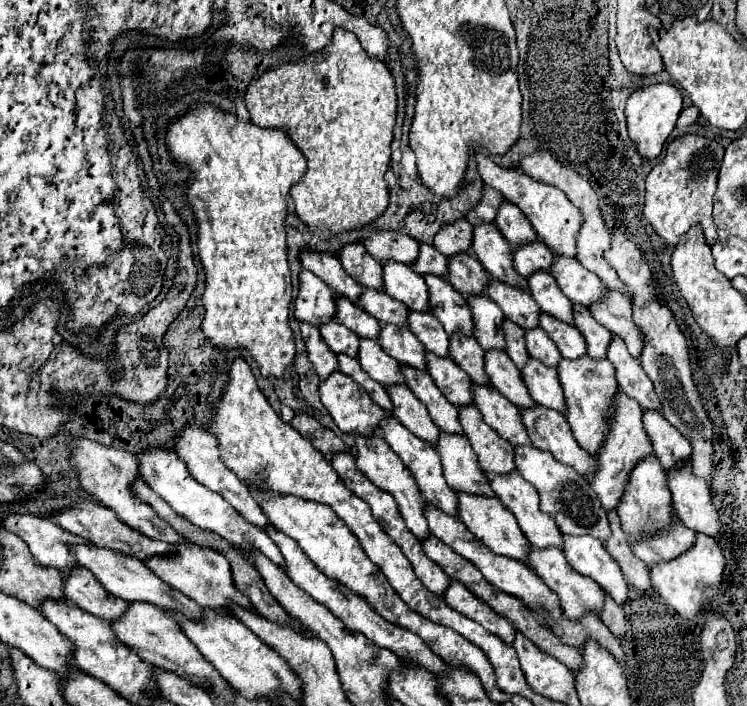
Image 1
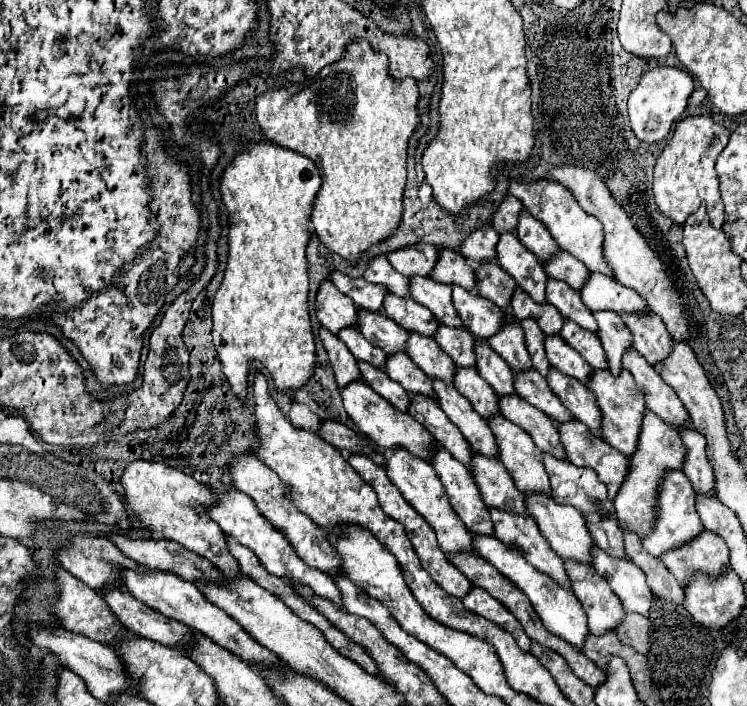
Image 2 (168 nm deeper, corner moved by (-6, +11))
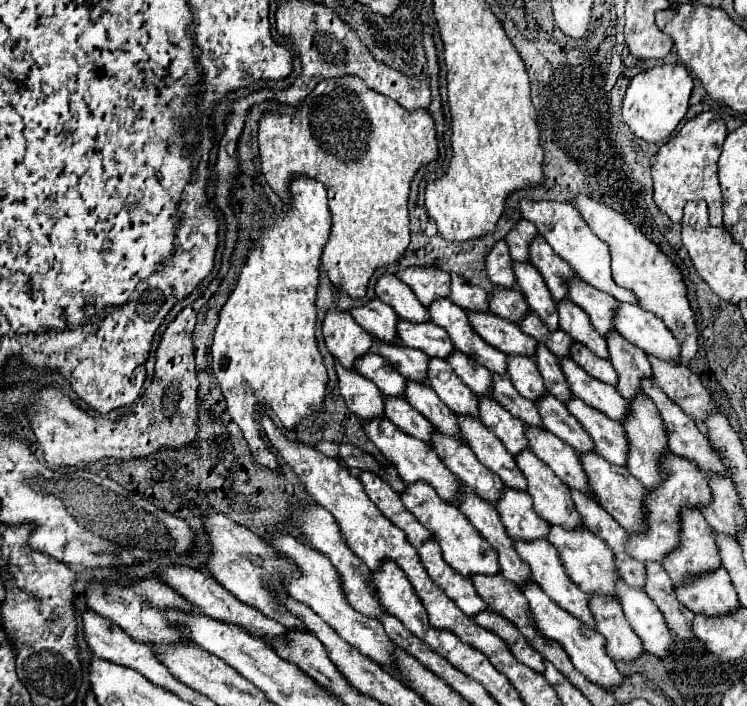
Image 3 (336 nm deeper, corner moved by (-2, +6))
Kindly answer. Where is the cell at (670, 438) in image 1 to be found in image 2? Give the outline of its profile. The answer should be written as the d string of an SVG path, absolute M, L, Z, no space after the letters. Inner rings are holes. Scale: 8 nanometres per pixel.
M681 429L679 433L687 447L683 473L689 477L697 495L715 497L715 477L705 455L705 437L693 429Z

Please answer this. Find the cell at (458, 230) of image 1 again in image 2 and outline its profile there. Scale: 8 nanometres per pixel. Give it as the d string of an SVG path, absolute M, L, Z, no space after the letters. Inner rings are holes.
M487 225L485 229L477 229L475 233L471 233L465 245L461 245L461 253L477 263L487 263L495 259L497 241L499 241L499 233Z

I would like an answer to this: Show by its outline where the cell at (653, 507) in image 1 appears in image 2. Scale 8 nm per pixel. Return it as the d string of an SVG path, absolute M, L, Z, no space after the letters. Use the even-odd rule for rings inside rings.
M669 471L667 477L663 477L661 489L659 489L659 513L657 513L655 527L653 527L651 535L641 541L643 547L653 557L659 557L667 551L673 551L673 549L687 545L689 541L693 541L701 533L701 529L703 529L703 523L701 523L697 509L695 509L695 491L693 491L689 479L685 477L683 471Z

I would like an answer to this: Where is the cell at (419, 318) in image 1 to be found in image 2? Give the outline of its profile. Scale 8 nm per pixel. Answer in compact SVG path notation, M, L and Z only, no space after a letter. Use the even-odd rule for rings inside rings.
M441 325L435 341L455 361L457 367L475 367L475 337L467 329L449 329Z

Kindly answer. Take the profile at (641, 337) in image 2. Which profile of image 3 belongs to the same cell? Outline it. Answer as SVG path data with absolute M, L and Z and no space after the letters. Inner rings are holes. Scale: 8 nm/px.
M647 354L653 370L653 382L677 402L685 414L689 414L697 424L701 424L709 412L719 410L713 402L697 374L679 362L663 362L657 356Z

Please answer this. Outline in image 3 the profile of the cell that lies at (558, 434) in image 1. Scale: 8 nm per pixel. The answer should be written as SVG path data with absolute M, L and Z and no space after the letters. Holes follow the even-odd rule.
M583 452L579 454L581 466L589 478L589 490L595 494L597 502L627 530L627 532L635 532L643 528L643 498L645 498L645 486L641 486L641 482L637 478L633 478L629 474L629 470L625 466L617 466L607 462L605 458L601 458L597 452Z

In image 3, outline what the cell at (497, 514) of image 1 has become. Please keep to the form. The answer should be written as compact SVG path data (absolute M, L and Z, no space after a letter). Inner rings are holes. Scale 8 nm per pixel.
M513 538L511 542L513 542L519 558L525 560L525 564L529 564L531 576L533 576L533 580L543 588L543 592L545 592L553 602L557 602L563 610L567 610L569 614L573 614L573 616L577 616L579 620L583 620L589 628L593 628L593 626L595 626L595 624L593 624L593 616L591 616L591 612L589 612L589 608L587 608L589 596L587 596L583 590L579 590L577 584L573 584L573 582L569 580L569 576L565 574L563 564L561 564L561 560L559 560L557 550L555 550L547 540L531 540L531 542L527 542L527 540Z

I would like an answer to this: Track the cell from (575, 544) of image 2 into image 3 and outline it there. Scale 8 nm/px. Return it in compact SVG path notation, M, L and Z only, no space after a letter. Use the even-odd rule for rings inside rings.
M549 526L549 534L547 540L557 548L559 558L565 566L567 576L587 594L615 594L615 580L619 578L615 564L613 564L613 552L609 550L609 546L605 546L605 542L601 542L601 538L597 538L597 534L593 534L589 528L585 526L577 526L573 530L567 530L563 526Z

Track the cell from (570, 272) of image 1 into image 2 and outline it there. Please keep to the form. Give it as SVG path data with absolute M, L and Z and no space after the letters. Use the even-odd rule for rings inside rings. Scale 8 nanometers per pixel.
M591 273L585 289L581 291L581 297L591 311L615 311L635 315L651 313L649 305L645 303L645 299L641 299L639 293L599 273Z

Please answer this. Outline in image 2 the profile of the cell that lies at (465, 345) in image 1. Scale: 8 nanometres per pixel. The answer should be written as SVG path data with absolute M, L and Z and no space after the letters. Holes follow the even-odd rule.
M481 339L475 341L477 345L477 371L479 375L495 389L497 395L515 395L513 389L513 371L509 365Z

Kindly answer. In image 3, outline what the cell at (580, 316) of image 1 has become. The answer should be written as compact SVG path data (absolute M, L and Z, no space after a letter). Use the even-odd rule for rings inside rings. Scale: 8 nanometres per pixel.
M617 330L609 334L607 348L609 348L609 362L613 364L619 376L619 382L615 388L625 400L631 400L641 390L639 380L645 376L651 376L651 366L645 358L645 352L629 344L625 338L621 338Z

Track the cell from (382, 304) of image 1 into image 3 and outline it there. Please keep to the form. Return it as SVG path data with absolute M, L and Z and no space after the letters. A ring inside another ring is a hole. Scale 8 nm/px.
M397 322L397 336L405 346L411 348L419 348L423 350L427 356L439 356L439 358L447 358L455 348L449 340L449 336L445 334L445 330L433 322Z

